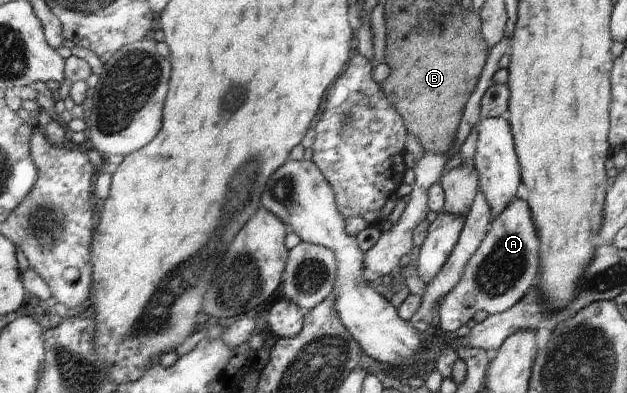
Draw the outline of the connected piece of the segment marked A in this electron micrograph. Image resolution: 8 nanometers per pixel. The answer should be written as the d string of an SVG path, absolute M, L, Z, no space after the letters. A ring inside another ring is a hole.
M525 200L511 201L499 215L488 224L481 243L461 272L455 287L443 297L439 306L439 330L454 332L465 325L473 314L481 309L488 314L497 314L515 305L535 282L539 239L531 221L531 214ZM473 296L473 305L465 304L465 299Z

